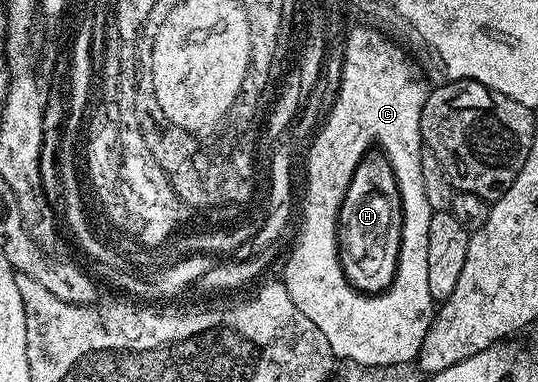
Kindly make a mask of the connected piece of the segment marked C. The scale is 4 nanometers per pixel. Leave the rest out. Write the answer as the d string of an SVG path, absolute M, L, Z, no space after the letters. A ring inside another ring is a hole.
M357 25L349 33L349 38L345 41L345 62L341 65L341 86L337 89L337 98L333 101L333 106L329 109L329 118L325 121L325 126L317 133L317 138L313 141L313 146L309 149L309 162L305 165L305 209L301 213L302 229L296 234L295 240L292 242L291 248L288 250L289 262L285 265L285 274L283 280L287 287L287 295L291 295L291 300L295 302L295 307L299 307L299 311L303 311L303 315L307 315L307 319L311 319L311 323L315 323L315 327L319 327L319 331L323 331L327 343L331 343L331 351L334 358L340 359L342 362L363 363L366 365L398 365L399 363L416 362L419 355L419 347L423 345L423 335L427 335L427 331L433 322L435 312L435 302L431 295L430 289L427 288L427 230L431 227L431 219L434 211L431 204L427 201L427 190L423 181L423 166L420 163L421 153L423 150L423 142L421 139L421 112L423 111L423 103L427 96L427 88L421 82L423 73L415 64L414 58L396 40L390 39L380 28L365 25ZM378 141L380 152L389 158L391 167L395 171L395 179L397 186L401 192L401 254L397 260L397 275L393 278L392 285L383 293L370 295L354 289L350 285L349 280L345 277L345 272L341 266L341 258L337 256L337 216L341 210L341 204L345 198L347 187L351 183L351 175L355 171L359 160L360 151L369 151L374 148L373 145Z

